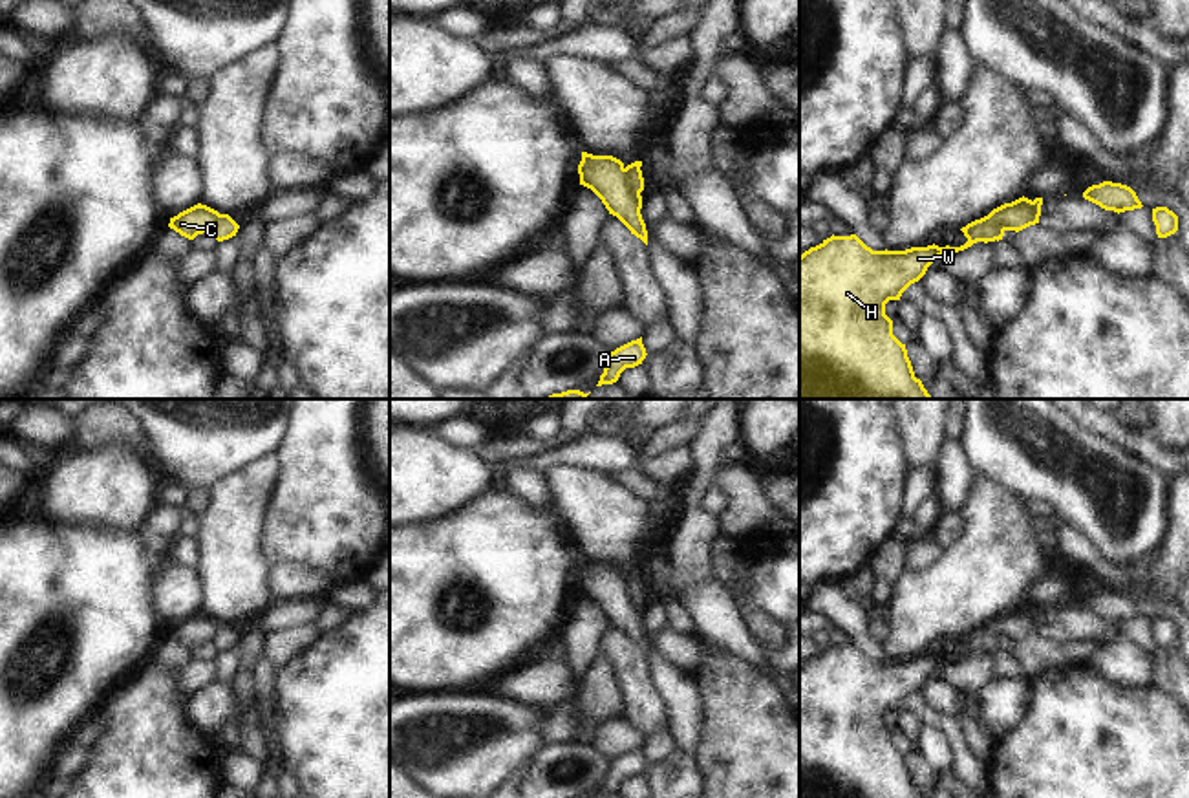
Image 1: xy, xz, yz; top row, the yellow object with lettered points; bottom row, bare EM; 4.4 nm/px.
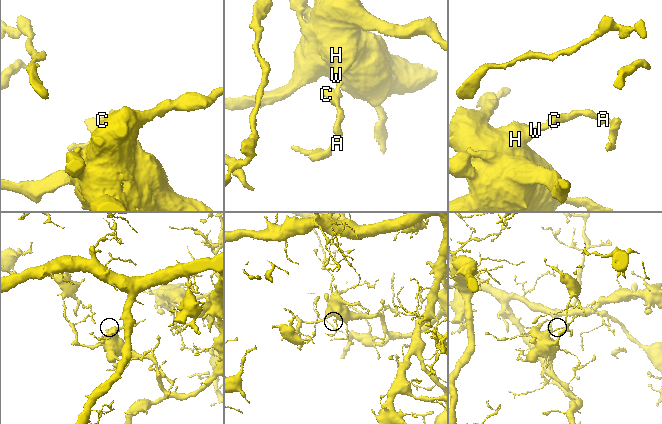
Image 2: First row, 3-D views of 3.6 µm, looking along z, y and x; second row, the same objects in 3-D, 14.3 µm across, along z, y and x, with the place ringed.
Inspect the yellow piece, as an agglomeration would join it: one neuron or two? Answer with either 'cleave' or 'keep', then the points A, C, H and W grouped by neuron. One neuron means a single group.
cleave; A C / H W

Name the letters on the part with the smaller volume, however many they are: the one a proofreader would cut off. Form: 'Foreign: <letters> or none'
Foreign: A, C

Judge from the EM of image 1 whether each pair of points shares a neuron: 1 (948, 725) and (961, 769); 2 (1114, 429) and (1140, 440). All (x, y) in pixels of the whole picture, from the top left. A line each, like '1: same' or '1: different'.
1: same
2: same

